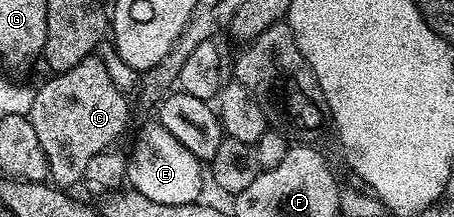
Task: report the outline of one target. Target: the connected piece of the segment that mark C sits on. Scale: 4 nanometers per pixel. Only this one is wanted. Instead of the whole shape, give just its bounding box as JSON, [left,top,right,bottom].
[28,56,130,188]

